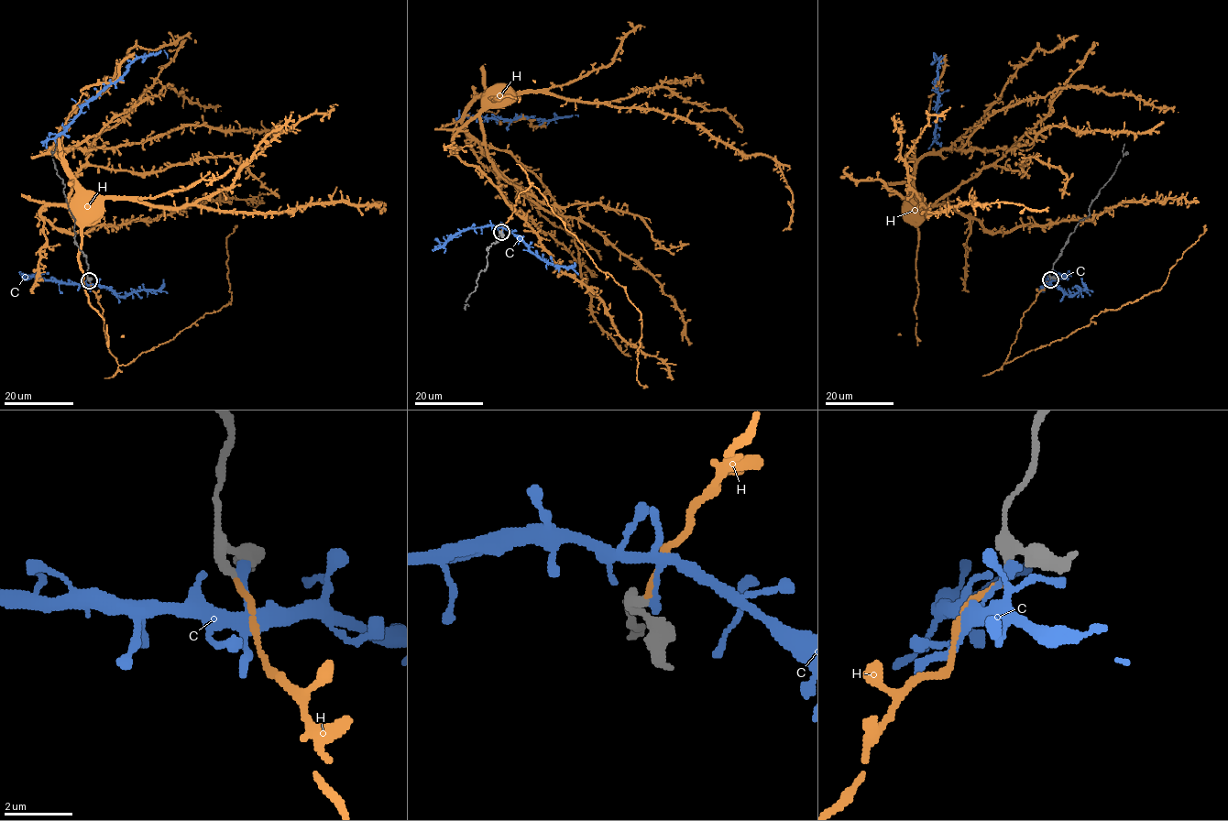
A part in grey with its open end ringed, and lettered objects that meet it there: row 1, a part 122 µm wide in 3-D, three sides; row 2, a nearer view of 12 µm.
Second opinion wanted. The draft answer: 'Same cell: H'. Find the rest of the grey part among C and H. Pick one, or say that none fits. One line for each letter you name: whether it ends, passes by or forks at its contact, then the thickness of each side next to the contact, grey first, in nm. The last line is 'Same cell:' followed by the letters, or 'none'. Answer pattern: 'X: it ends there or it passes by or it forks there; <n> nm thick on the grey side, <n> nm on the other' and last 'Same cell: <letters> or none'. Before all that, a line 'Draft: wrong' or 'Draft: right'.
Draft: right
H: it ends there; 240 nm thick on the grey side, 170 nm on the other
Same cell: H

